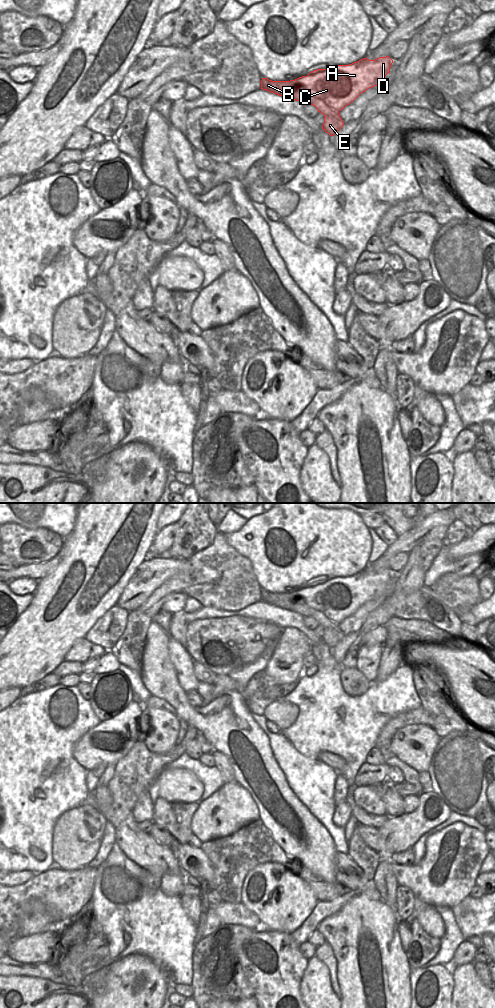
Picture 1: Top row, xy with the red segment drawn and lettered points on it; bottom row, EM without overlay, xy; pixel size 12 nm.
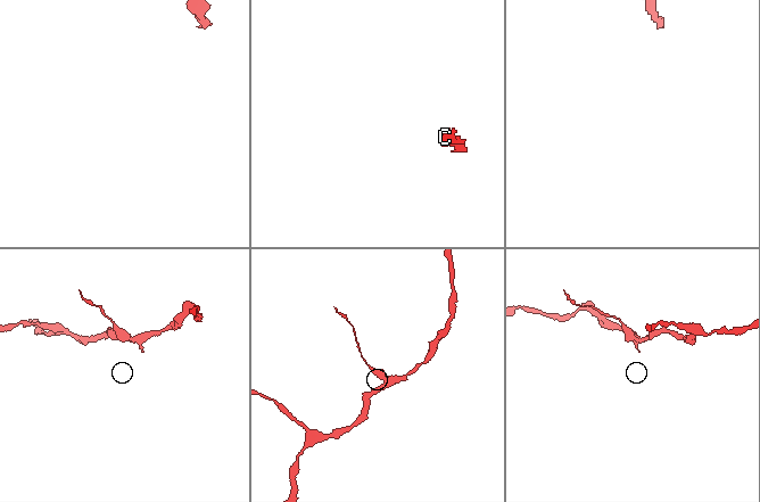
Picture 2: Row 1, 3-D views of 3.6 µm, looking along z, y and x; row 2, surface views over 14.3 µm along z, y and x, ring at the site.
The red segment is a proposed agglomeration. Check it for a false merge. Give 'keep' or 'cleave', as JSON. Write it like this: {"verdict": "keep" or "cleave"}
{"verdict": "cleave"}

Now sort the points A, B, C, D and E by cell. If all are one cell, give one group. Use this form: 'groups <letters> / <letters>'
groups A C D E / B

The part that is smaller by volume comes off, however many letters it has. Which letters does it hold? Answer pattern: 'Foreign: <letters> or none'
Foreign: B

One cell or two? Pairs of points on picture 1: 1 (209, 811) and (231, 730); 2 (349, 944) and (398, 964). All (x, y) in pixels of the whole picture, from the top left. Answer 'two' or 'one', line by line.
1: two
2: one

